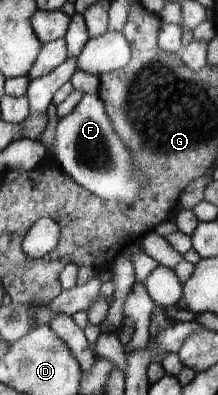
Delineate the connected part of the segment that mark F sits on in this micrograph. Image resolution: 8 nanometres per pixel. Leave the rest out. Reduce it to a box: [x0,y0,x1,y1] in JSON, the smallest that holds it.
[49,91,145,203]

